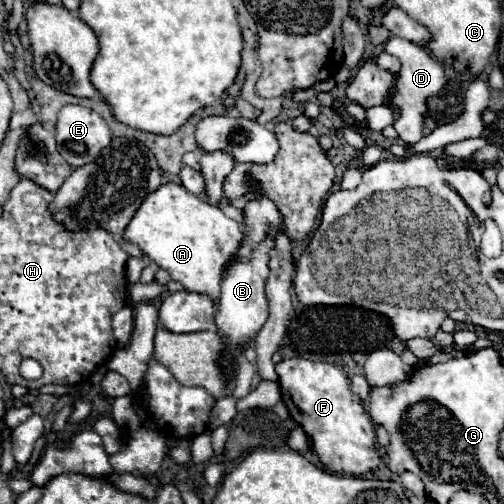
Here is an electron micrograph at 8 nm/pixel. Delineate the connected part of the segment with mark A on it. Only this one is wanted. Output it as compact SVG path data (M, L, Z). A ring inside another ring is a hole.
M164 182L158 190L150 192L150 196L146 196L146 200L140 204L138 212L134 212L124 232L124 240L136 244L156 266L168 270L172 280L180 282L188 292L204 292L214 300L218 300L220 296L222 270L228 266L234 252L238 250L242 236L244 236L242 228L236 220L228 218L218 206L208 204L206 200L186 192L182 184L174 184L174 182Z

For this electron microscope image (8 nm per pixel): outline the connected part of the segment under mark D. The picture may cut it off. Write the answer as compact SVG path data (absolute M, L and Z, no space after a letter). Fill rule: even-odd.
M392 36L386 44L384 44L384 50L392 56L396 56L402 64L398 76L396 76L396 84L394 84L394 90L390 92L390 98L388 98L388 104L392 108L398 110L398 118L394 122L394 128L398 132L398 136L408 142L408 144L414 144L422 138L422 126L424 126L424 116L428 112L428 102L436 96L442 96L446 94L446 86L450 84L446 74L444 74L444 68L438 60L434 60L434 56L422 48L422 46L416 46L408 40L402 40L402 38L396 38Z

